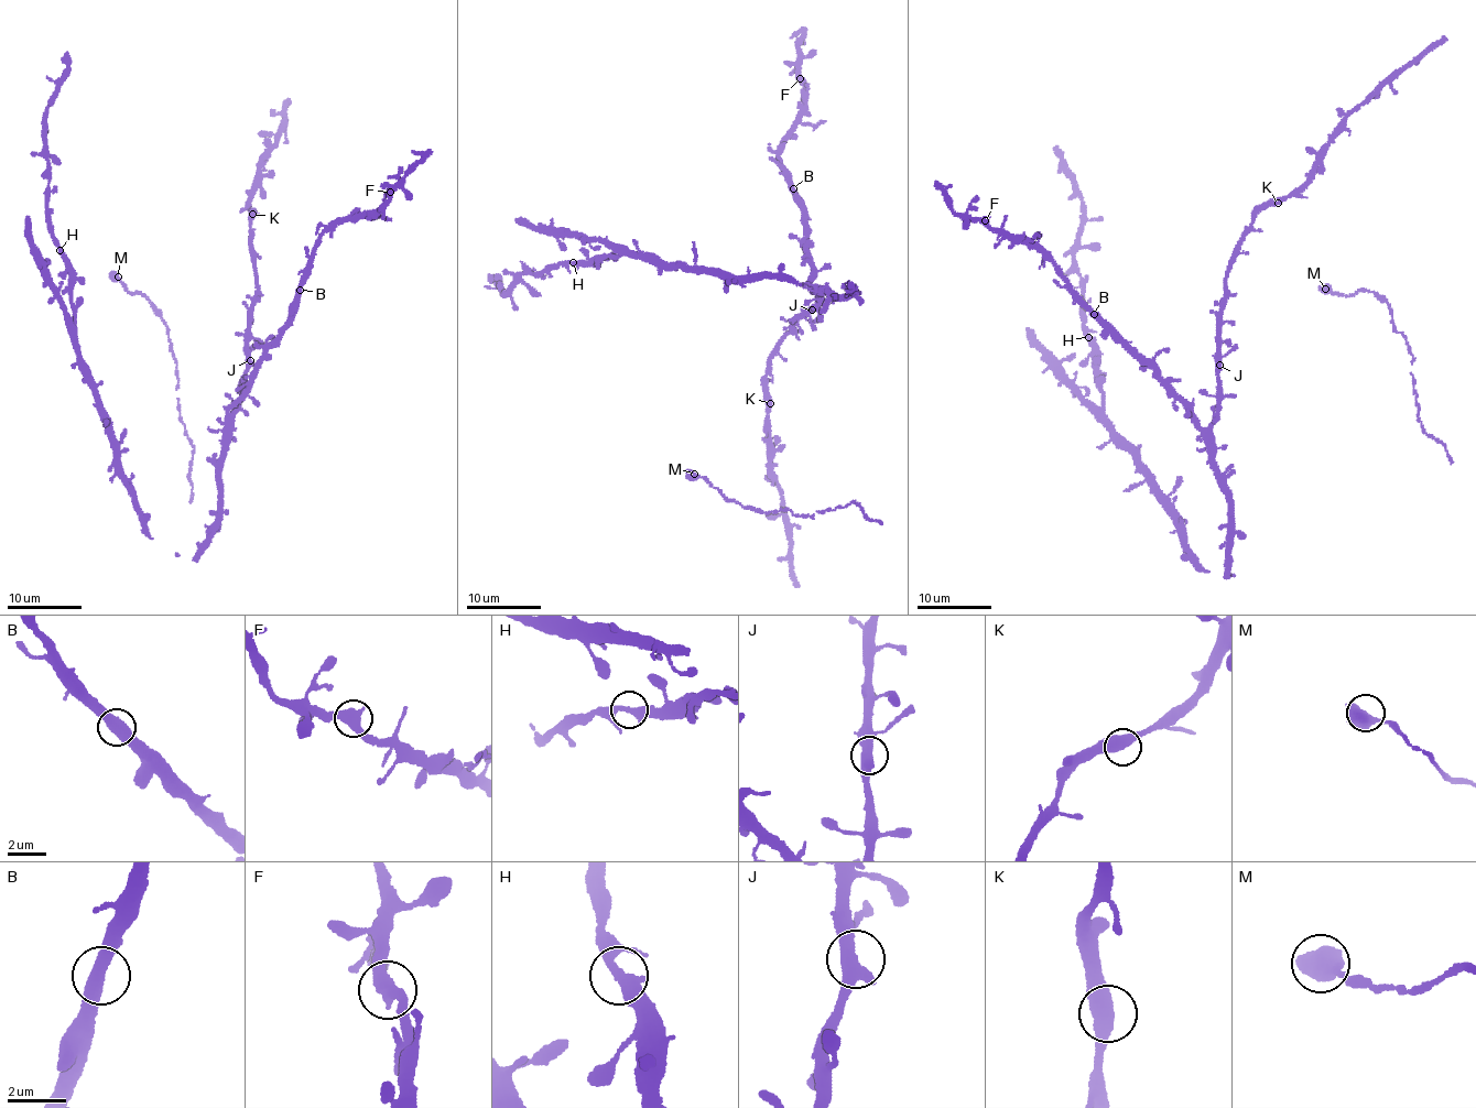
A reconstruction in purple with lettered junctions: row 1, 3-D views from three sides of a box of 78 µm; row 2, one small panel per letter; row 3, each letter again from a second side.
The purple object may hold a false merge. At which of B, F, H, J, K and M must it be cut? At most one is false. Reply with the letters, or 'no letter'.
no letter

